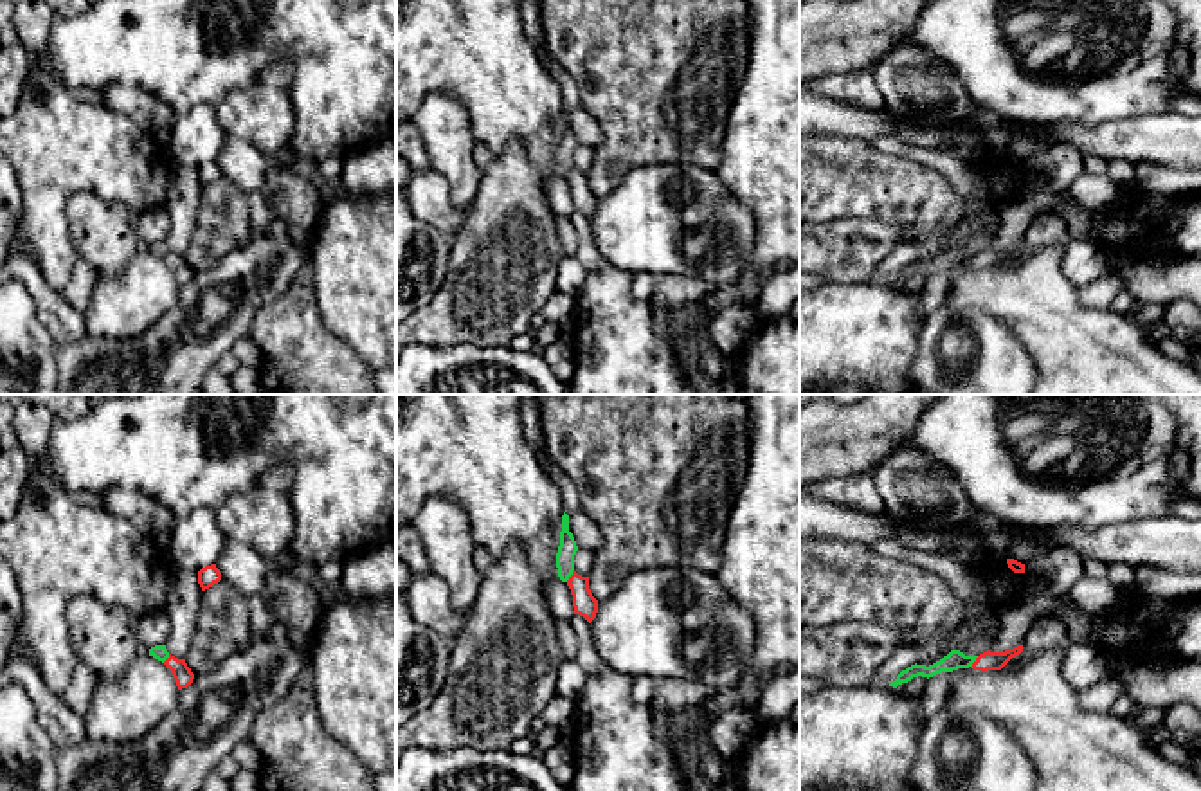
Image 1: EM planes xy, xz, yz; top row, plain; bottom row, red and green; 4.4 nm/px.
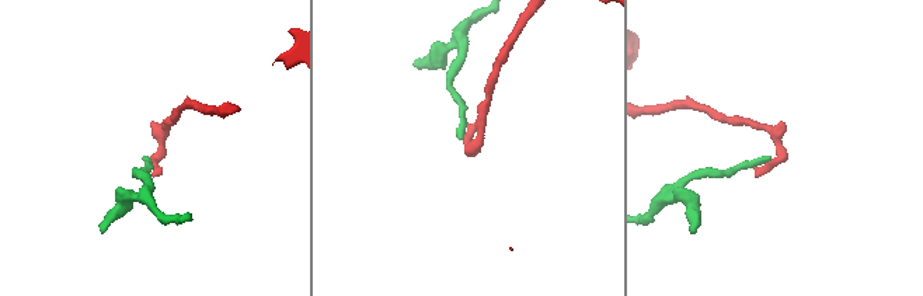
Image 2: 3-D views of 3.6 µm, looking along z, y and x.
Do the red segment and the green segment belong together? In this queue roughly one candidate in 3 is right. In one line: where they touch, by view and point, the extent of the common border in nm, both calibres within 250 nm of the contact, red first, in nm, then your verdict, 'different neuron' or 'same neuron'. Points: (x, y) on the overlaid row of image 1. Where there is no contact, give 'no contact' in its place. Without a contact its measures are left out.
xz (571, 575) | 70 nm | 100/90 nm | different neuron

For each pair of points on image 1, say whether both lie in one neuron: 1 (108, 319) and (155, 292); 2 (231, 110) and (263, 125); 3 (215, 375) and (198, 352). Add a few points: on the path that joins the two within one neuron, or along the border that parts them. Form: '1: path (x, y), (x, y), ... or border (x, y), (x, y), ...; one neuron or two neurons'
1: path (119, 309), (144, 292); one neuron
2: path (238, 112), (256, 118); one neuron
3: border (224, 363), (204, 375); two neurons

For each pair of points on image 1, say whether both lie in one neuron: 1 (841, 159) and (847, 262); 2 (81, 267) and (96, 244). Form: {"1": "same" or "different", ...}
{"1": "different", "2": "different"}

